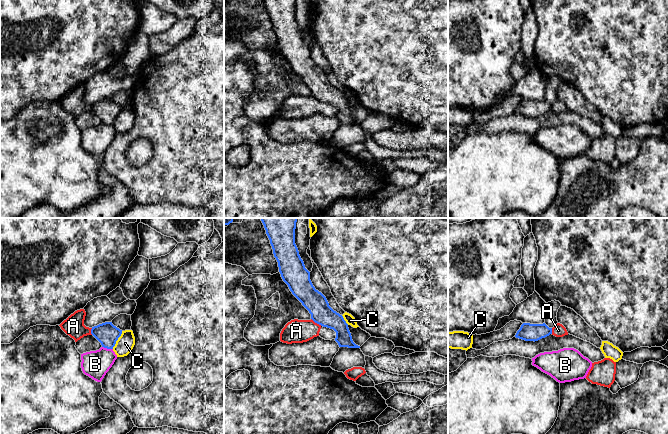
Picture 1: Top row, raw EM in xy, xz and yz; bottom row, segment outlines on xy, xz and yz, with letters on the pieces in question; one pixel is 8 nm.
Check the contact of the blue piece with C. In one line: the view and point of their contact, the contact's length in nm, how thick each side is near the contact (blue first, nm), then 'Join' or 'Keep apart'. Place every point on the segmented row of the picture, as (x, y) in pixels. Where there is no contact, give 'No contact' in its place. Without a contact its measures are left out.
Touches blue at xy (117, 339). Shared border 170 nm. Thickness 180 nm (blue) against 140 nm. Keep apart

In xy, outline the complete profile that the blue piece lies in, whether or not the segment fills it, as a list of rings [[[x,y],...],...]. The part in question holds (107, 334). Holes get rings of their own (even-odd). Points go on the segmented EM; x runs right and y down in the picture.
[[[105,322],[92,327],[91,334],[101,343],[102,347],[113,349],[122,330],[114,326],[112,322]]]

